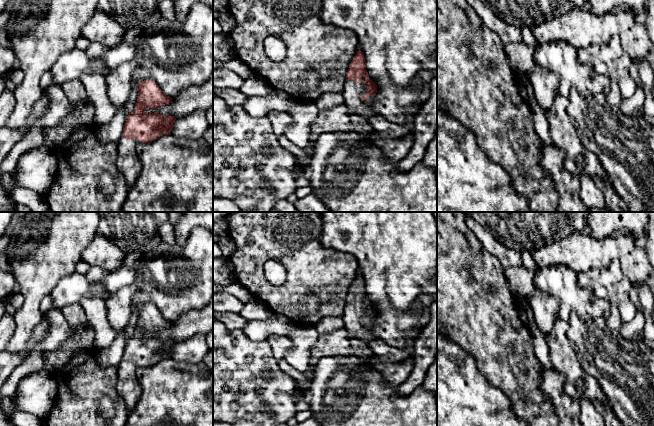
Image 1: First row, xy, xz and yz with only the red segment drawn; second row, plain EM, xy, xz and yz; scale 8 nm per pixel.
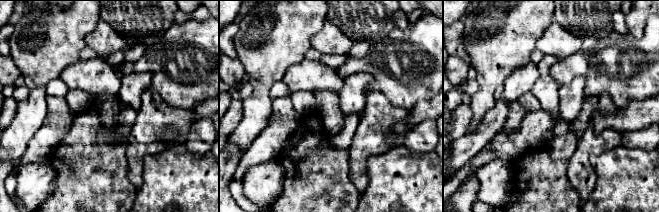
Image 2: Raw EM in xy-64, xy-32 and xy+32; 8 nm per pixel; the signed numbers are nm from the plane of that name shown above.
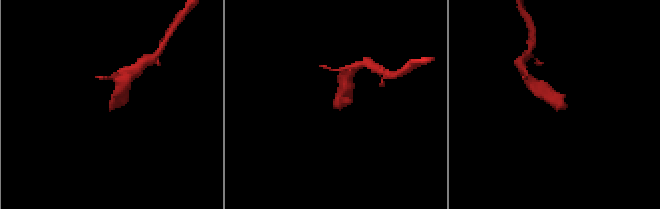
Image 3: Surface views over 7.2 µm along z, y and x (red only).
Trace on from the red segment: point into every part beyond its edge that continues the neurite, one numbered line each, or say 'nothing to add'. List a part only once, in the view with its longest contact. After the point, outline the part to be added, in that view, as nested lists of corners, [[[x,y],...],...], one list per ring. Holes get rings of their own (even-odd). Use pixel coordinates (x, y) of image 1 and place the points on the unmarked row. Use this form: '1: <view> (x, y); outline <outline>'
1: xz (352, 316); outline [[[362,301],[360,308],[355,304],[346,304],[342,315],[344,321],[343,328],[348,332],[348,335],[365,343],[369,343],[376,338],[371,328],[372,320],[368,324],[361,322],[367,315],[364,301]]]

